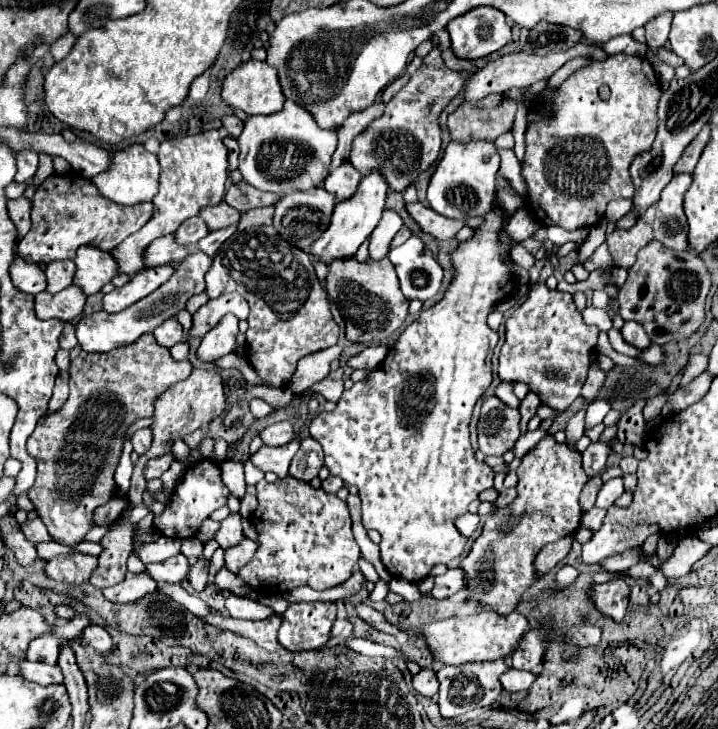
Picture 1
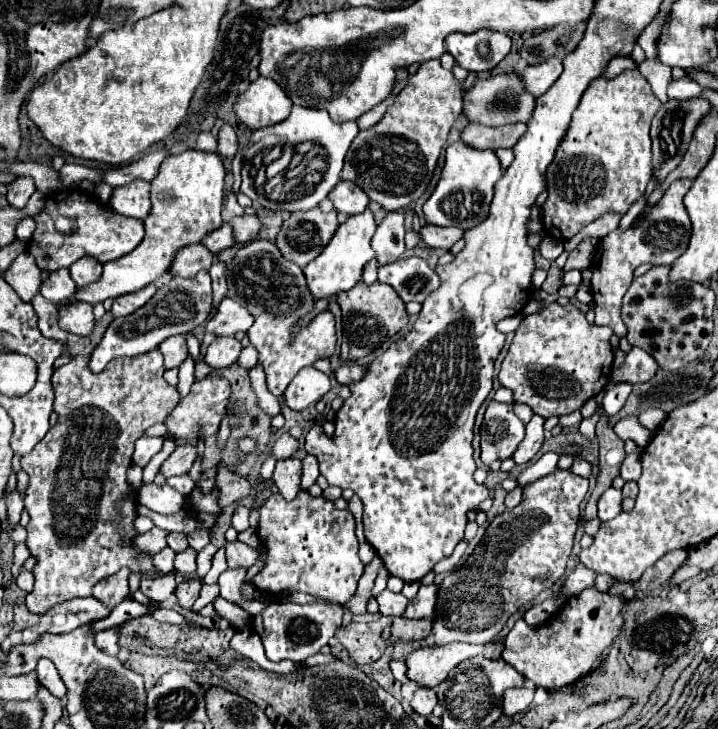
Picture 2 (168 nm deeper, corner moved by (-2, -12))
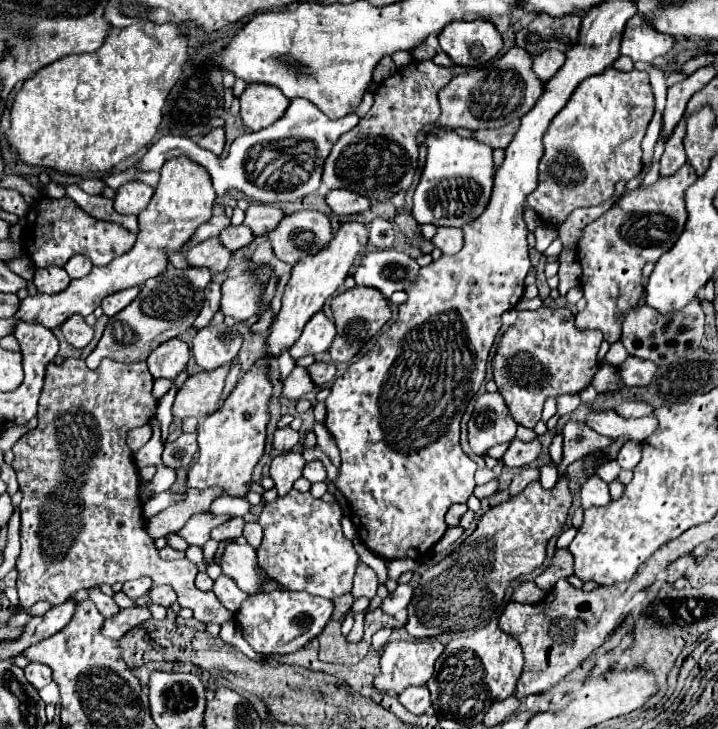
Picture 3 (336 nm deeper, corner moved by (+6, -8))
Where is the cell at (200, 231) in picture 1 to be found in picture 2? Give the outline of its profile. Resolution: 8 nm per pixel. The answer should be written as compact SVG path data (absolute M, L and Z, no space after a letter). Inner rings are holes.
M223 224L219 230L213 230L209 234L205 234L205 238L201 240L203 246L209 246L209 250L213 250L213 254L229 248L235 244L233 240L233 232L231 232L231 226L229 224Z

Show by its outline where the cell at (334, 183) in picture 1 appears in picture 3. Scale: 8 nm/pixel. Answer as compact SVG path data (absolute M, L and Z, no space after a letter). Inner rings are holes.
M331 190L327 194L327 204L335 214L353 216L353 214L365 212L369 208L369 198L355 194L351 190Z

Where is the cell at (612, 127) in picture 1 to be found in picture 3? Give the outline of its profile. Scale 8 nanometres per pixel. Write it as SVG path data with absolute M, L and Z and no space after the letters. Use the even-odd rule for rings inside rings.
M607 68L603 74L581 82L545 130L539 184L529 194L527 204L539 212L543 222L561 226L575 208L589 208L609 200L617 180L631 180L641 174L641 140L653 112L655 98L647 72Z

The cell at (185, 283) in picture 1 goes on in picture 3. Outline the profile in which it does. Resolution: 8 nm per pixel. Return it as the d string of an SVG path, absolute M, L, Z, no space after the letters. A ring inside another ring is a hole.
M167 266L163 274L145 282L139 296L127 308L123 308L119 314L109 318L103 338L87 358L87 366L95 370L103 358L111 358L115 362L125 362L125 364L147 360L149 354L159 344L177 338L179 334L191 328L193 320L201 312L205 300L203 290L209 282L211 282L211 272L205 268L177 270L173 266Z

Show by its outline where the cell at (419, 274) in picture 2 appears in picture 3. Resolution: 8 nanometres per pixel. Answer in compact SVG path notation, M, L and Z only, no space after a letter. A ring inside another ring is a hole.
M367 250L353 274L357 286L371 286L389 298L397 290L413 284L419 264L399 250Z

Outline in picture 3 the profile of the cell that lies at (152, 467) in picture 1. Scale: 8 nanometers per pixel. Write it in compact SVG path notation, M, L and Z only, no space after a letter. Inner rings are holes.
M181 434L175 442L167 442L163 450L163 464L169 468L187 468L197 452L197 434Z

